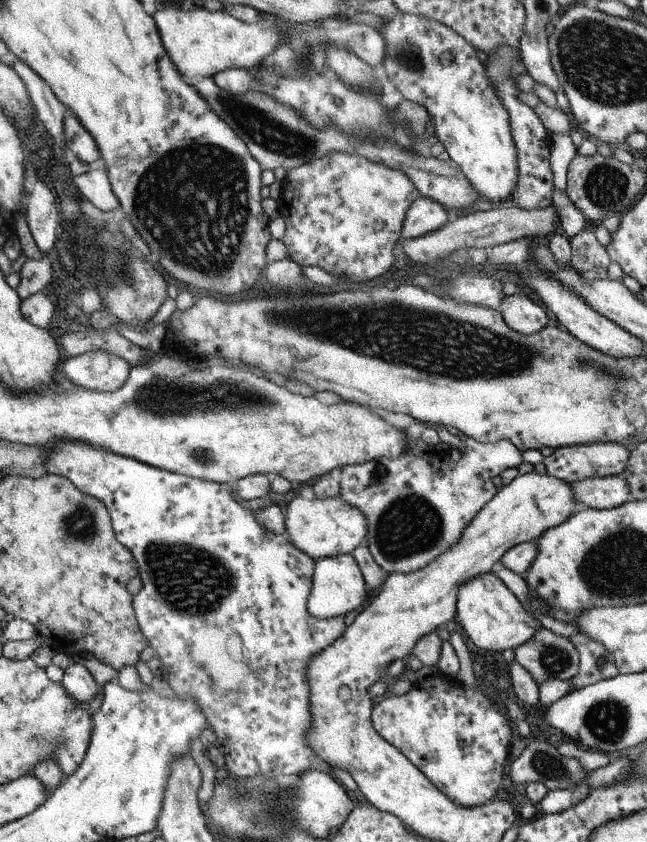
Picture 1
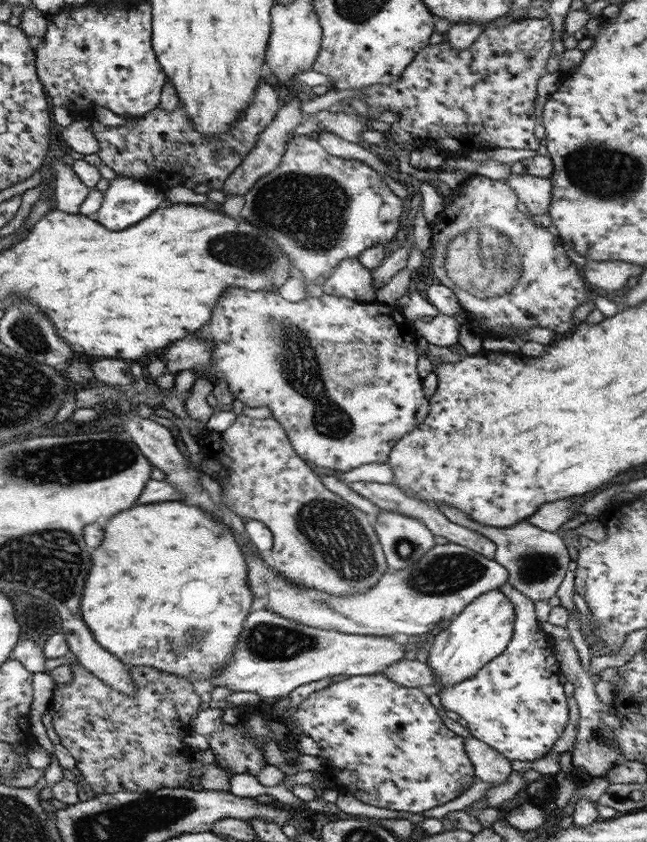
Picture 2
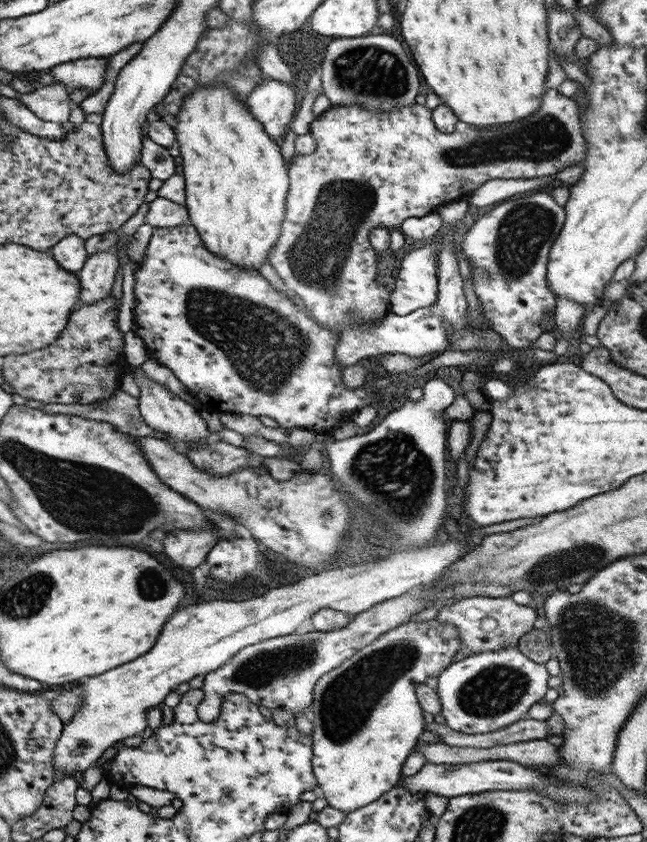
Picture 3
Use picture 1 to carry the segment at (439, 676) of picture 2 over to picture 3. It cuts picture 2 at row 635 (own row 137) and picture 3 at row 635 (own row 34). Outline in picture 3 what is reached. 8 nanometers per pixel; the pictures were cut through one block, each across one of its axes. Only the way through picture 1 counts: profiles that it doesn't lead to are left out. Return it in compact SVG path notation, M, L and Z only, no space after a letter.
M437 619L416 623L409 621L385 632L317 682L309 713L314 728L313 771L320 796L326 798L330 806L348 814L378 800L382 794L399 784L403 776L402 765L425 731L416 687L432 676L440 676L443 670L453 664L452 659L458 651L460 635L456 627L444 626Z

